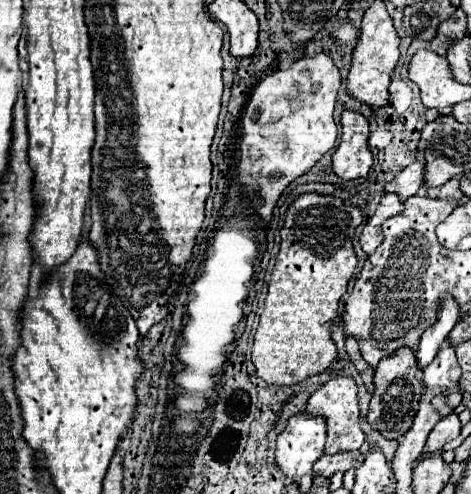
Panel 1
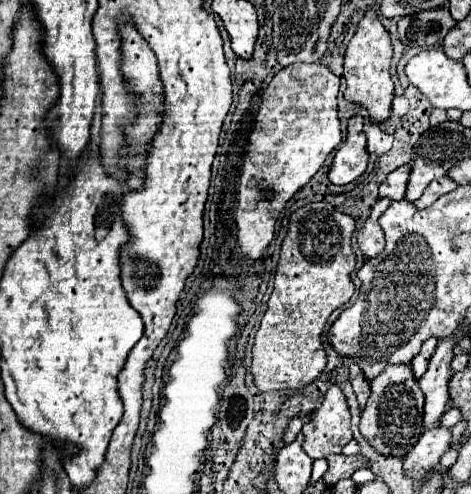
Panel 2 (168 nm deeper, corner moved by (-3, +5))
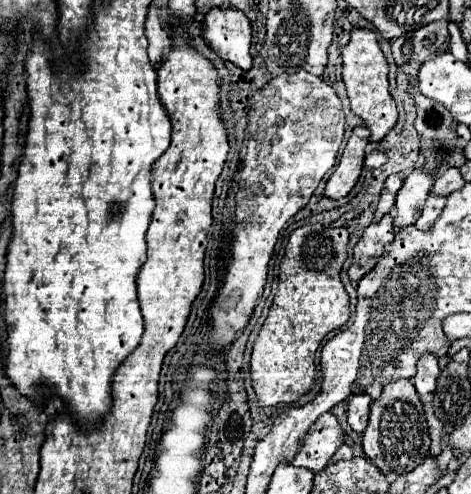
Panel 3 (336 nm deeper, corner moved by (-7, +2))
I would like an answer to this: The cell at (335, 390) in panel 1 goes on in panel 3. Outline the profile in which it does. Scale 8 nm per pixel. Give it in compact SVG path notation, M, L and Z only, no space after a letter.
M324 413L312 425L310 433L304 437L298 455L294 457L294 465L306 467L314 473L322 471L330 457L344 445L344 431L334 413Z

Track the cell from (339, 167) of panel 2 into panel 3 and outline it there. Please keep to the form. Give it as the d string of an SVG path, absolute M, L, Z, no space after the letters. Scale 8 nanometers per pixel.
M354 127L352 137L348 139L342 159L332 173L332 177L326 181L326 191L324 195L330 199L342 199L346 197L352 187L356 185L362 167L364 167L364 155L366 155L366 145L368 145L370 133L366 127Z

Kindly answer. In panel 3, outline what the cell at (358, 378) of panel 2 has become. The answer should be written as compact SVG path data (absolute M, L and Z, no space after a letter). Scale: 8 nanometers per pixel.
M358 393L356 397L350 397L350 401L348 401L348 425L356 433L362 433L366 429L370 403L372 403L372 399L368 399L366 393Z

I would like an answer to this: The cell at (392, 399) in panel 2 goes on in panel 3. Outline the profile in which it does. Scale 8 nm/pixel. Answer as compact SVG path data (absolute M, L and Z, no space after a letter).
M400 379L384 385L380 401L374 401L370 407L368 429L362 433L362 449L366 457L370 457L374 465L386 473L388 471L408 473L424 461L430 449L428 423L422 401L410 379Z

